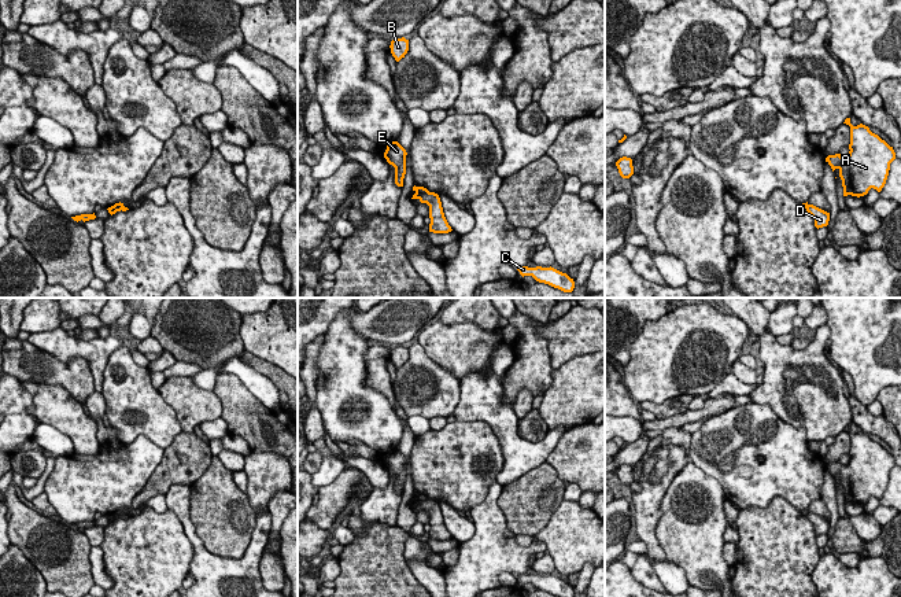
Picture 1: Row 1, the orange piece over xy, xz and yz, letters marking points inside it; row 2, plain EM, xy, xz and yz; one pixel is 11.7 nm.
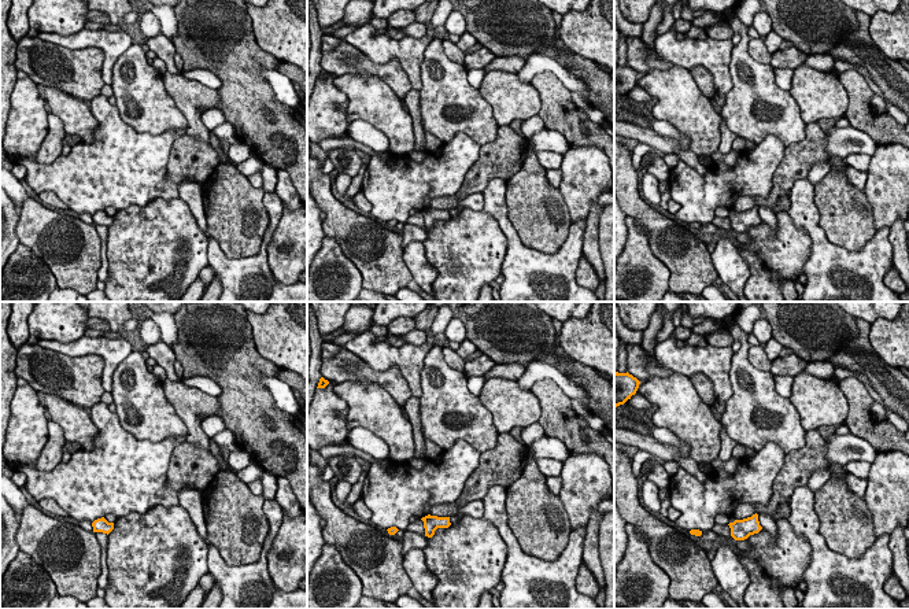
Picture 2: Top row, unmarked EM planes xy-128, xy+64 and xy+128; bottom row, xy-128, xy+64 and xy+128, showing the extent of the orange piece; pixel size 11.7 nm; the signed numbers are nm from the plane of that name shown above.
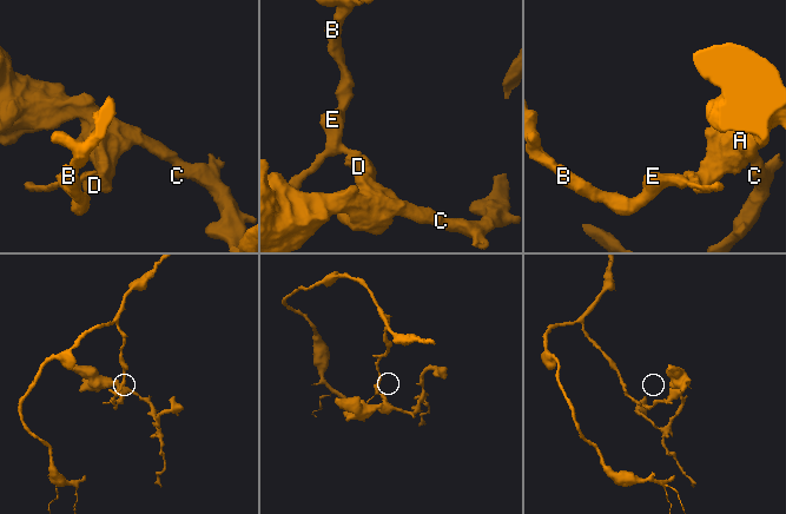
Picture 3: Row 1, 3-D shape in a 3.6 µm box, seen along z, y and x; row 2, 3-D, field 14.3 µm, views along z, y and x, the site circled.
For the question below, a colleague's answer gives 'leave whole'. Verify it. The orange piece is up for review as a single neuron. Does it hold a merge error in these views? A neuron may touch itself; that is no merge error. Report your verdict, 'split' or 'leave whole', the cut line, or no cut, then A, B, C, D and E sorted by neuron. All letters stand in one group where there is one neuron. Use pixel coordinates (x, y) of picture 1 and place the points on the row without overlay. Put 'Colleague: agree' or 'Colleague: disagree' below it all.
split; cut xz (416, 498), (428, 500); groups A C D / B E
Colleague: disagree

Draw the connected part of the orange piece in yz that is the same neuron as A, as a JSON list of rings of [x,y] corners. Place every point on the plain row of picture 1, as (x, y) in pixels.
[[[850,425],[843,431],[850,434],[849,463],[843,465],[835,461],[826,465],[832,479],[839,478],[843,504],[860,505],[871,495],[880,500],[886,491],[890,471],[896,467],[893,454],[863,431],[853,434]]]

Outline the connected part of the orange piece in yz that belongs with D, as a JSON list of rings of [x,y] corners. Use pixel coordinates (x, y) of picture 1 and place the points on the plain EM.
[[[808,512],[806,519],[812,523],[812,526],[815,527],[815,534],[823,535],[828,532],[830,528],[830,520],[813,513],[813,512]]]

